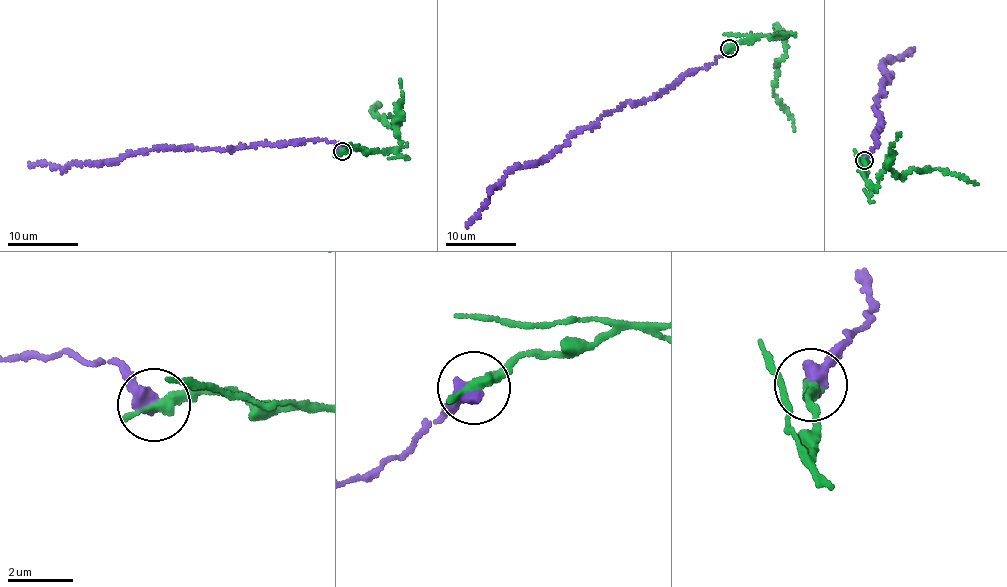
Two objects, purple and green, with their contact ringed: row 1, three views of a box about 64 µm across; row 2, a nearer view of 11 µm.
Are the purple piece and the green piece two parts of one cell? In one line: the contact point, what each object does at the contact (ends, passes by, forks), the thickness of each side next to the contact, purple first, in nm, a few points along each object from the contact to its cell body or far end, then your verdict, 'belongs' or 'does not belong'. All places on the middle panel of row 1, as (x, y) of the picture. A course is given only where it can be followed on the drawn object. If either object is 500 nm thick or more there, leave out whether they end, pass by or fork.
at (729, 48); 550 nm thick on the purple side, 380 nm on the other; purple runs (728, 48), (705, 68), (687, 72), (652, 98), (624, 103), (604, 113), (542, 161), (511, 167), (466, 228); green runs (728, 48), (759, 36), (785, 36), (776, 34), (786, 50), (778, 61), (772, 93), (789, 114), (795, 132); does not belong

